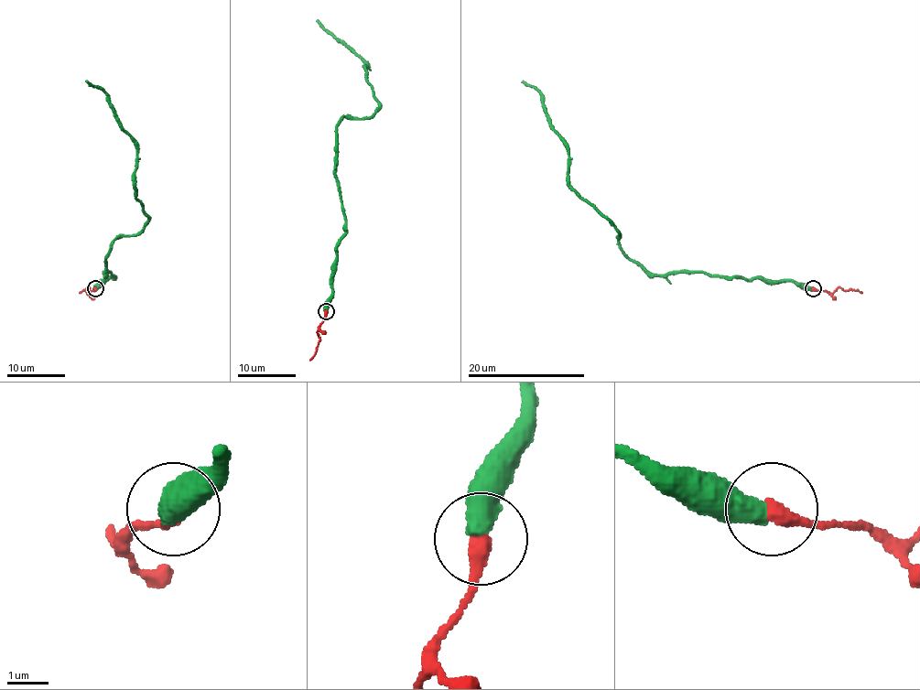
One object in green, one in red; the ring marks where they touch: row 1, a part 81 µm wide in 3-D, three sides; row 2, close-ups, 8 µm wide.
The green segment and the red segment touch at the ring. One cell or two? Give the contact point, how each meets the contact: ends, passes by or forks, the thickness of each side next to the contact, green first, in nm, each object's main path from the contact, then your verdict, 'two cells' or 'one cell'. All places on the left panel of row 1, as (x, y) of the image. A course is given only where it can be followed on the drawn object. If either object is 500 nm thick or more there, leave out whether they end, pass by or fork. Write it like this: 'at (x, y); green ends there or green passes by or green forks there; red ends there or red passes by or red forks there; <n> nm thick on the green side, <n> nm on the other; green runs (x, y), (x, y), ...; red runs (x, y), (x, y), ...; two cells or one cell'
at (95, 288); 550 nm thick on the green side, 400 nm on the other; green runs (95, 288), (113, 276), (105, 274), (113, 242), (147, 216), (135, 198), (137, 145), (86, 81); red runs (95, 288), (88, 293), (89, 288), (79, 293); two cells

